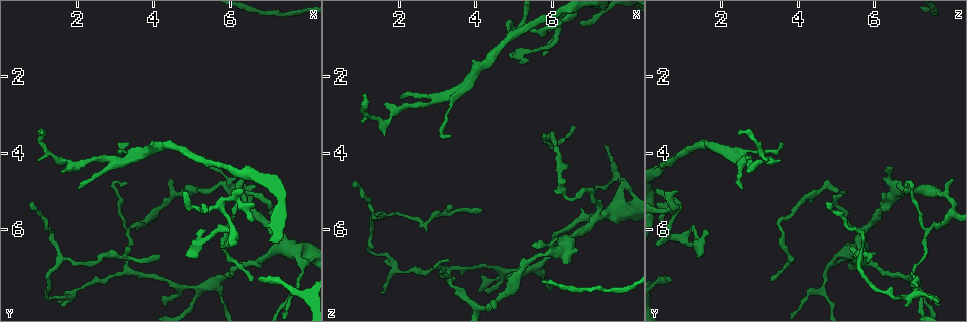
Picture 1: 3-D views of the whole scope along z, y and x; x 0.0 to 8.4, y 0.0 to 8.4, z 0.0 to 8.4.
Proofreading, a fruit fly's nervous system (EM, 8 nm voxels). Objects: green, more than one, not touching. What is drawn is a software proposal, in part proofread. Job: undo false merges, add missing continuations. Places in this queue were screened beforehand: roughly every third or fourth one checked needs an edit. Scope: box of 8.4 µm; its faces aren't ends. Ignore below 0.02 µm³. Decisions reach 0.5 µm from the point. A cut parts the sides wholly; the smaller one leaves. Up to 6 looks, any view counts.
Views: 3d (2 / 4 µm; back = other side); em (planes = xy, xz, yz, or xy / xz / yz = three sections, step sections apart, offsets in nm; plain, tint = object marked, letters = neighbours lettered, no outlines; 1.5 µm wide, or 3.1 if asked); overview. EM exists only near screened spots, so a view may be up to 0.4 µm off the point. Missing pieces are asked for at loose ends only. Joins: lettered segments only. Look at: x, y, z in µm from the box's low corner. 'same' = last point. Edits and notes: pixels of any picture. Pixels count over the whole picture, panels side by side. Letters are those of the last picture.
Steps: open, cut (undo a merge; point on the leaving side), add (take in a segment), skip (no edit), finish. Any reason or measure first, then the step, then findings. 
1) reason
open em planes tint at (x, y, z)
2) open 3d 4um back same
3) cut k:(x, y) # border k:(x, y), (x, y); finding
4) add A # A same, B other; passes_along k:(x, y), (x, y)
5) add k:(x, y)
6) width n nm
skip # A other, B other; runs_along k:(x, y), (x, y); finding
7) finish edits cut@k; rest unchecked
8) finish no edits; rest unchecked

open 3d 2um at (4.85, 5.05, 0.90)

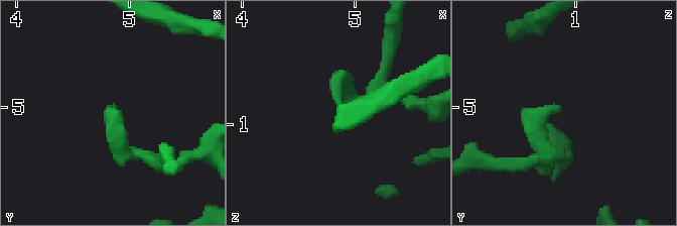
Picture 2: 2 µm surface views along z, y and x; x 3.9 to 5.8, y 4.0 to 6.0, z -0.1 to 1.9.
now the EM
open em planes plain at (4.86, 5.00, 0.86)

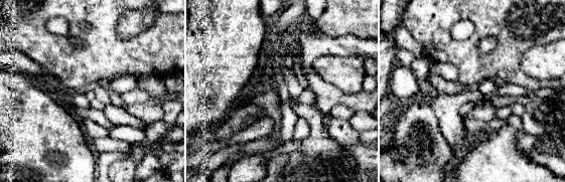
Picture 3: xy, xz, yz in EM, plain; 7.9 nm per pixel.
open em planes letters same

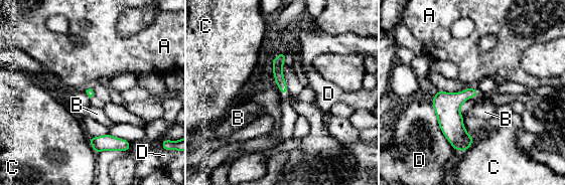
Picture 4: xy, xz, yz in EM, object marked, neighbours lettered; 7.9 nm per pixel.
skip # A other, B other, C other, D other; border 4:(467, 86), (475, 89); none of them fits

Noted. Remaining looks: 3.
tapers out
open 3d 4um at (5.70, 6.45, 1.50)

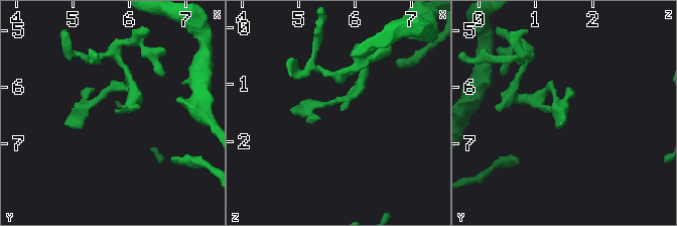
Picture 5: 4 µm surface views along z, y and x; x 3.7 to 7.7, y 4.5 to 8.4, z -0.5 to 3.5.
shape alone is not enough
open em xz step 8 letters at (5.70, 6.50, 1.45)

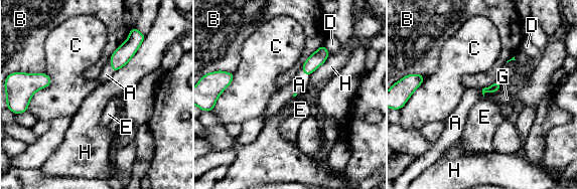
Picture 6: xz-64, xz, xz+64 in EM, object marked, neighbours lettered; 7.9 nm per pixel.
cut it another way
open em planes letters same

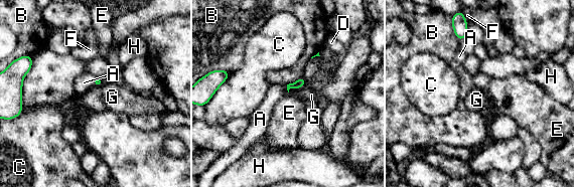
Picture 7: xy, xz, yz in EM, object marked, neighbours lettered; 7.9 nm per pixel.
longest_contact C 460 nm
add 7:(84, 82) # A same, B other, C other, D other, E other, F other, G other, H other; the neuron continues

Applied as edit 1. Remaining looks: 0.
finish edits add@7; rest unchecked

